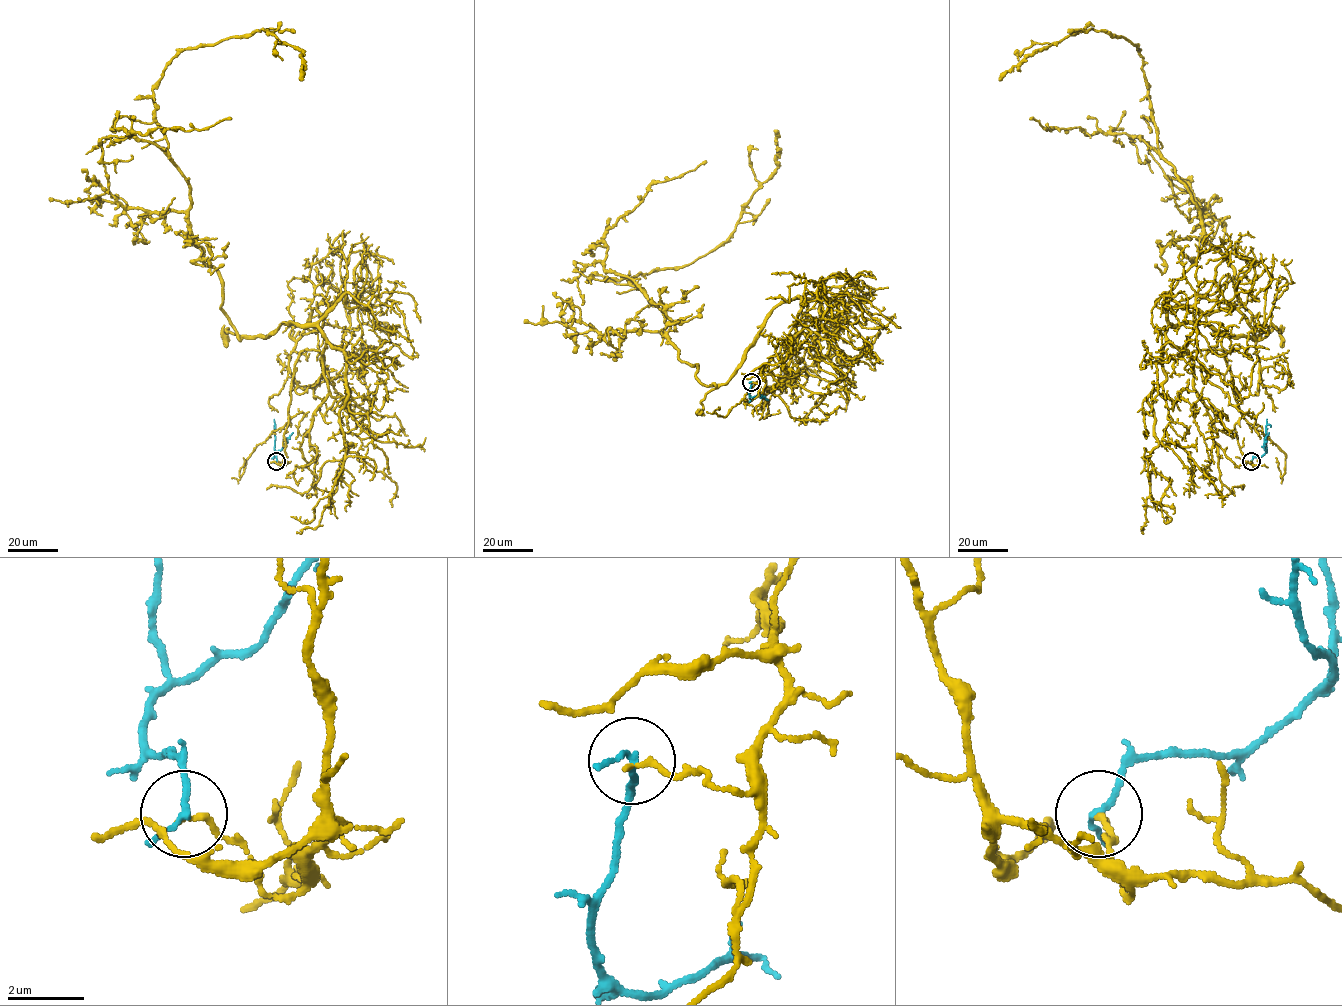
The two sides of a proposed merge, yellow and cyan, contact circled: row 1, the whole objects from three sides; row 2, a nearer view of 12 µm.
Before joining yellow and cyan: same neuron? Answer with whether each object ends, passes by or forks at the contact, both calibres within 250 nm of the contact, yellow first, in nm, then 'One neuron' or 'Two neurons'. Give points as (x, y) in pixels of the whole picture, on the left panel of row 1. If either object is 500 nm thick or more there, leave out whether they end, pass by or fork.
At the ring yellow passes by. At the ring cyan passes by. Thickness 100 nm (yellow) against 140 nm. Two neurons

